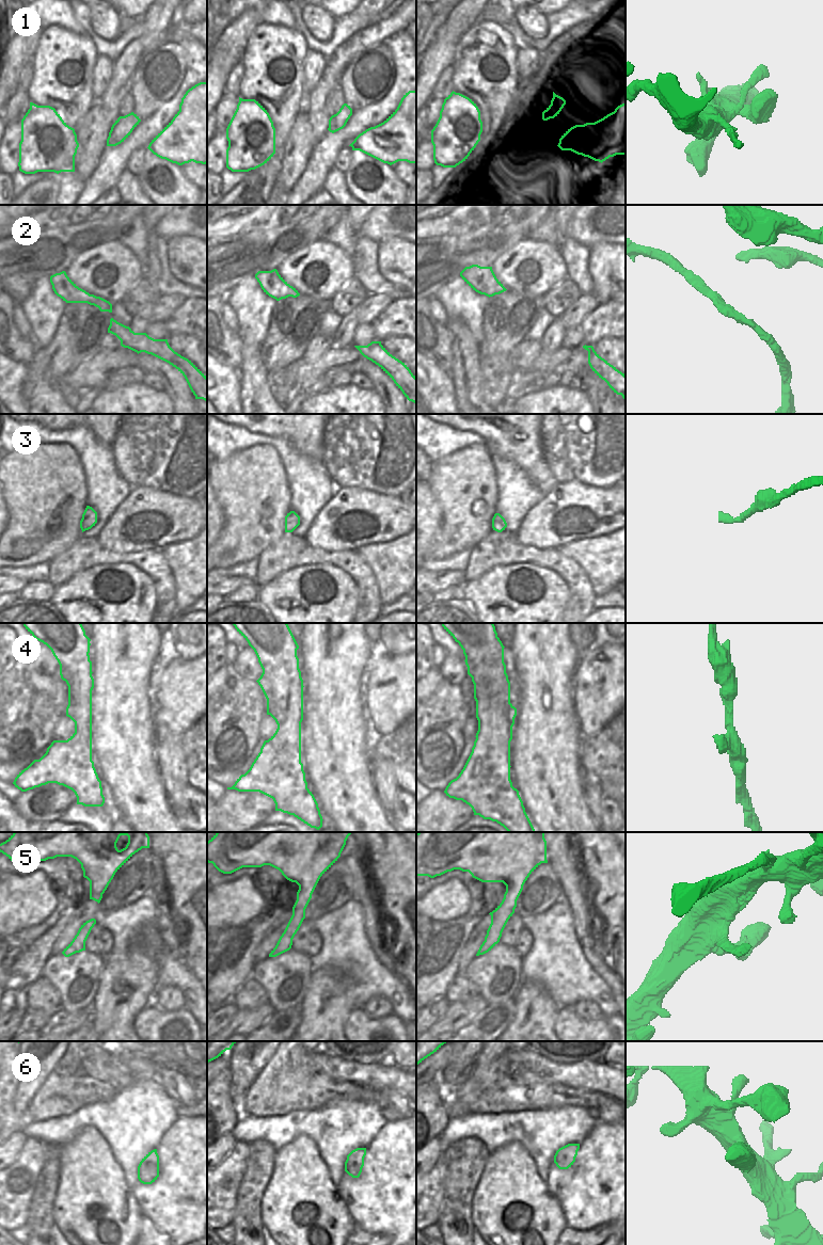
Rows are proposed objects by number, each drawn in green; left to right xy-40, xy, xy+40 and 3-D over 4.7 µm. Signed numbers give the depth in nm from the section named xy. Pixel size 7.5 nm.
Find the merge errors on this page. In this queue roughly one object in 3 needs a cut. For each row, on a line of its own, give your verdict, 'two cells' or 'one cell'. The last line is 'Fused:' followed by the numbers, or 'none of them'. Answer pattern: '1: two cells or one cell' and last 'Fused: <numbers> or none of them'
1: one cell
2: one cell
3: two cells
4: one cell
5: one cell
6: one cell
Fused: 3

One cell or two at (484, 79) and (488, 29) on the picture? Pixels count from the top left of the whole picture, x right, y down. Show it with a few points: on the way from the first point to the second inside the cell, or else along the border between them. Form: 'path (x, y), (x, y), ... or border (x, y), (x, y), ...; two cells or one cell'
path (485, 66), (487, 42); one cell

